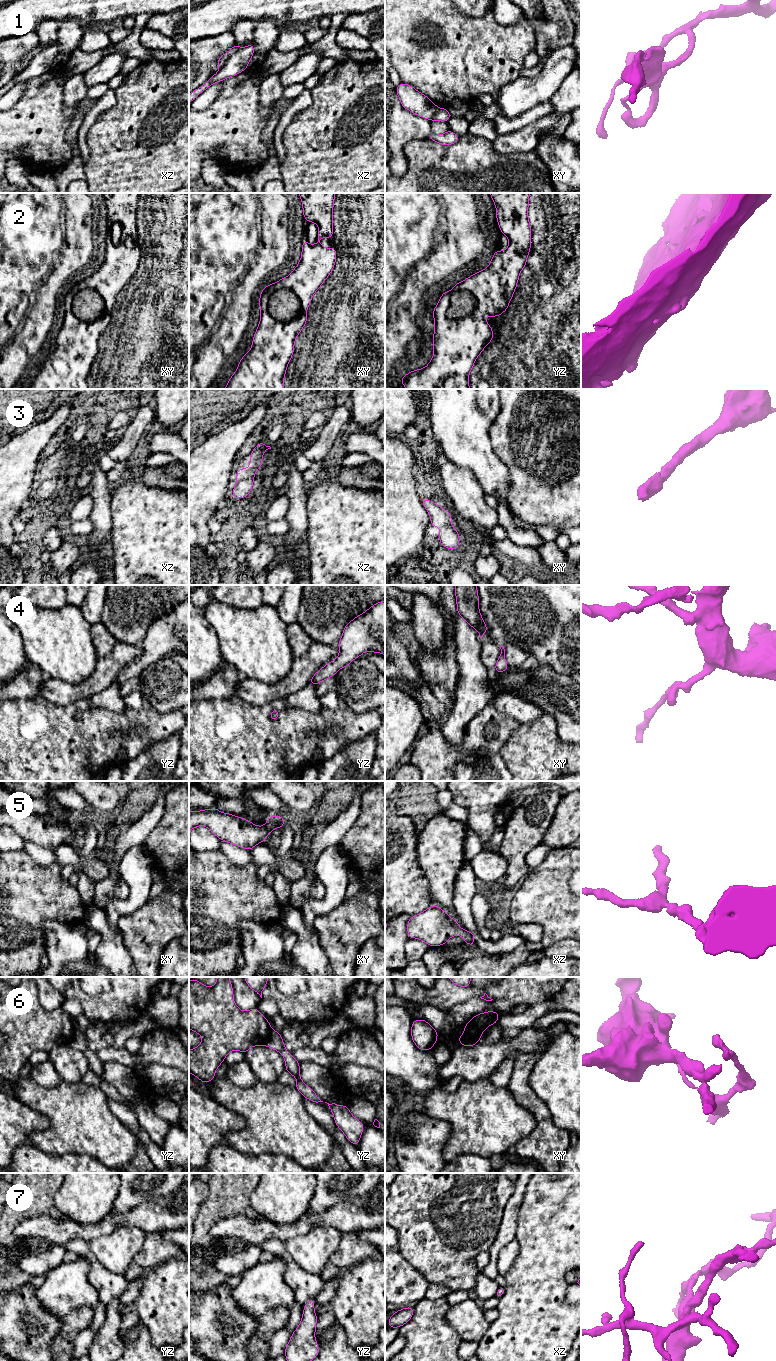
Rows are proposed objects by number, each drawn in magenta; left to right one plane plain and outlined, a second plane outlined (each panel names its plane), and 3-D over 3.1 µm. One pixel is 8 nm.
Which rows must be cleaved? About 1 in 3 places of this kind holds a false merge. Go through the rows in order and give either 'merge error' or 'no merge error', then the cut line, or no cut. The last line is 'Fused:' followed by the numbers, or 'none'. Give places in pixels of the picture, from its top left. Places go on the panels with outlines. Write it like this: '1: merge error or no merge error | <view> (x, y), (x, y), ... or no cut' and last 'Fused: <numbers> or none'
1: merge error | xz (240, 49), (233, 53), (220, 68)
2: no merge error | no cut
3: no merge error | no cut
4: no merge error | no cut
5: no merge error | no cut
6: merge error | xy (460, 1041), (477, 1042)
7: no merge error | no cut
Fused: 1, 6

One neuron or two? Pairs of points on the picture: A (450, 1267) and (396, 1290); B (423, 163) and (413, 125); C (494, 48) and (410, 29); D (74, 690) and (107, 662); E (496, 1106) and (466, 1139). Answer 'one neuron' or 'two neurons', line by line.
A: two neurons
B: two neurons
C: one neuron
D: one neuron
E: one neuron

